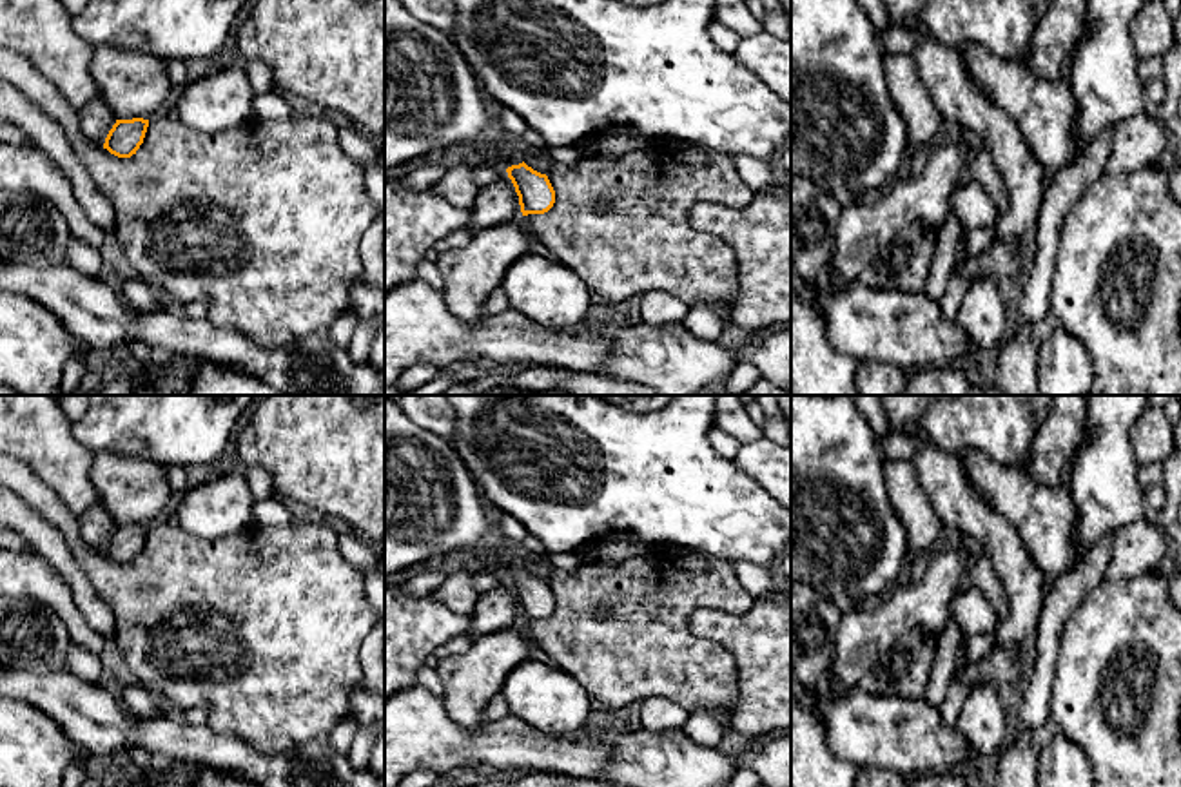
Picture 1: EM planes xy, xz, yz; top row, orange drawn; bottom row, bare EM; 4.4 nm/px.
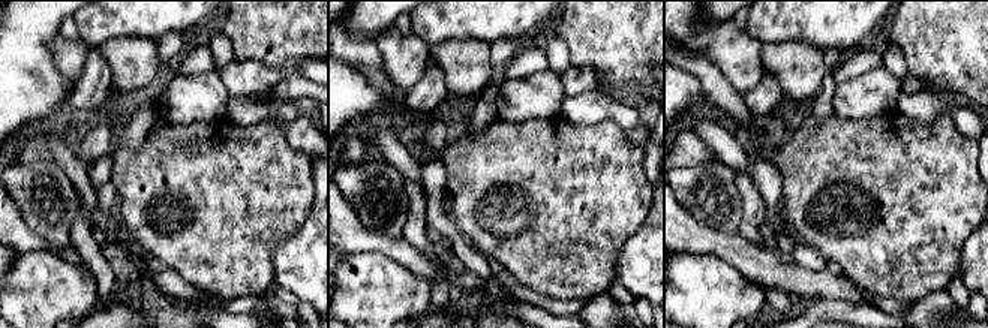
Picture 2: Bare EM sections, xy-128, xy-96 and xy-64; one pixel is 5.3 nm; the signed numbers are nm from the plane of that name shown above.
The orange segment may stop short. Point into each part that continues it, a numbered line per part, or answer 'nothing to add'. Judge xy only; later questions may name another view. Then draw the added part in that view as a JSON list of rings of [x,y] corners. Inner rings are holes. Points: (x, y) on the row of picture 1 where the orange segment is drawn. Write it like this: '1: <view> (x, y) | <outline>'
nothing to add

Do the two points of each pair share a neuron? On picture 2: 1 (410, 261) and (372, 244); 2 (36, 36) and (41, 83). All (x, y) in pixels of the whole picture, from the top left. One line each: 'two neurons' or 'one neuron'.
1: one neuron
2: one neuron

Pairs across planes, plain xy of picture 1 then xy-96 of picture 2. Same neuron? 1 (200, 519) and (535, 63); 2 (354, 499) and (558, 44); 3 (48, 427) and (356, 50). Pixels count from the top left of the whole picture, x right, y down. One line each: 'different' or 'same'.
1: different
2: different
3: different

